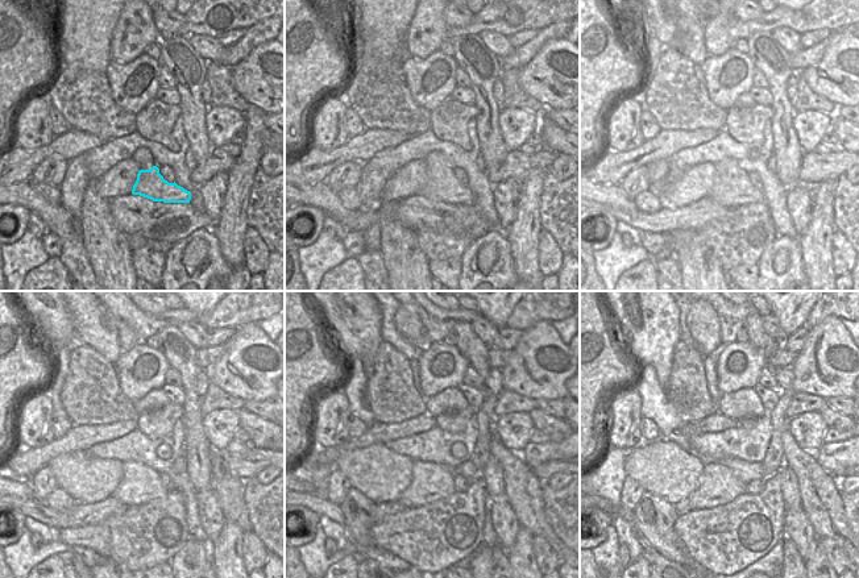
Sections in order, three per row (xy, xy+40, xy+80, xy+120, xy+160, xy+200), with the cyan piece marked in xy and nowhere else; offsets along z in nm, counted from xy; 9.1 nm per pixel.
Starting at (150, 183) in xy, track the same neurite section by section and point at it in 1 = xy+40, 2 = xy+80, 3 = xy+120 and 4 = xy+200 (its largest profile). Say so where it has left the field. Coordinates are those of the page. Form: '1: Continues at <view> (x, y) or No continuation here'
1: Continues at xy+40 (442, 184)
2: Continues at xy+80 (733, 188)
3: Continues at xy+120 (140, 483)
4: Continues at xy+200 (718, 485).

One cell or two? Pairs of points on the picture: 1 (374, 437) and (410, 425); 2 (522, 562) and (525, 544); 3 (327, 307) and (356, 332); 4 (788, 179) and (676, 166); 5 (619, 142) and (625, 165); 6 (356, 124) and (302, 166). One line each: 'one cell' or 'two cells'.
1: one cell
2: one cell
3: one cell
4: two cells
5: two cells
6: two cells

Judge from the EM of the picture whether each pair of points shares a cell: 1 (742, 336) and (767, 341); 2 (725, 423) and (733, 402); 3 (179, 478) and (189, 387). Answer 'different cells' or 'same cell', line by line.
1: different cells
2: different cells
3: different cells

